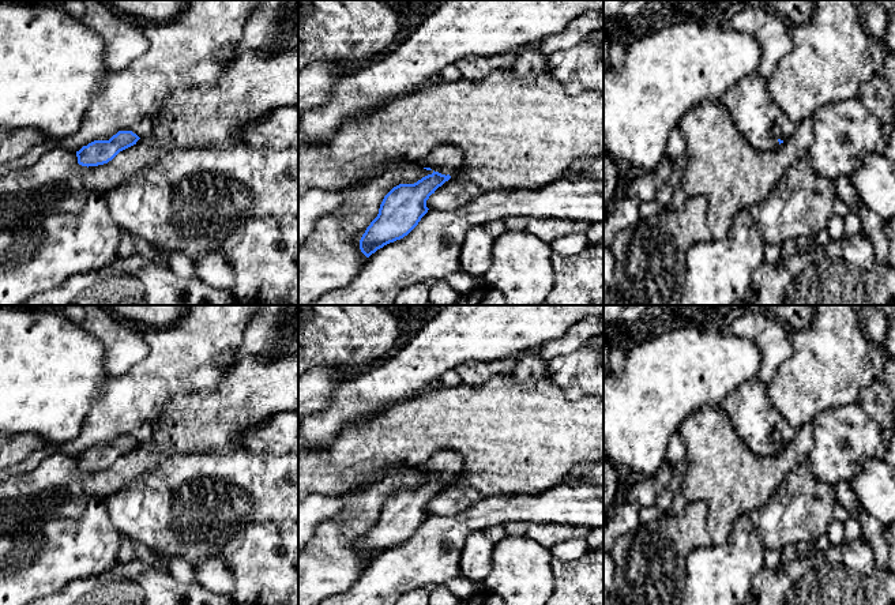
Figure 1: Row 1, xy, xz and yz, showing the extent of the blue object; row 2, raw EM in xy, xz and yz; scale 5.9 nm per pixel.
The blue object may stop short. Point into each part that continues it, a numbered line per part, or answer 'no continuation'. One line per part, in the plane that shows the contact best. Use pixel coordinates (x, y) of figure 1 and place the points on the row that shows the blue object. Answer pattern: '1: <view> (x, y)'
1: xz (446, 158)

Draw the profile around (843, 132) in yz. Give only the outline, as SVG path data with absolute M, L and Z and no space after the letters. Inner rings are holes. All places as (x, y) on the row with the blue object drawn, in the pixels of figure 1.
M860 98L821 106L811 120L813 140L806 157L819 174L832 181L860 169L883 135L881 123Z

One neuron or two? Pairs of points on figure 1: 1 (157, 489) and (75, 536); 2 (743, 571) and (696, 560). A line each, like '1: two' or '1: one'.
1: two
2: one

